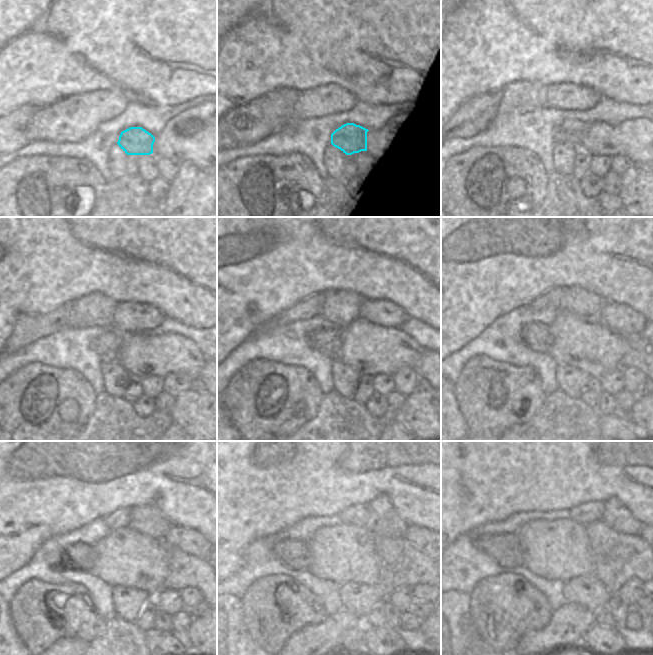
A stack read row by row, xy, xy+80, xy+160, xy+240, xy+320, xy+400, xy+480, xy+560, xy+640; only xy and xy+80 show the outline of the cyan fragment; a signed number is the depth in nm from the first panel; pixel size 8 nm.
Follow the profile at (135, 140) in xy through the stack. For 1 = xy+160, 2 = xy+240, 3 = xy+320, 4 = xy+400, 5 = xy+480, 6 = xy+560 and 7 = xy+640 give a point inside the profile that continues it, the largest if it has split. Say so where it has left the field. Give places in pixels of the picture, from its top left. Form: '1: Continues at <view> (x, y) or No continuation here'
1: Continues at xy+160 (570, 131)
2: Continues at xy+240 (107, 346)
3: Continues at xy+320 (327, 342)
4: Continues at xy+400 (536, 335)
5: Continues at xy+480 (80, 556)
6: Continues at xy+560 (293, 554)
7: Continues at xy+640 (504, 549).

